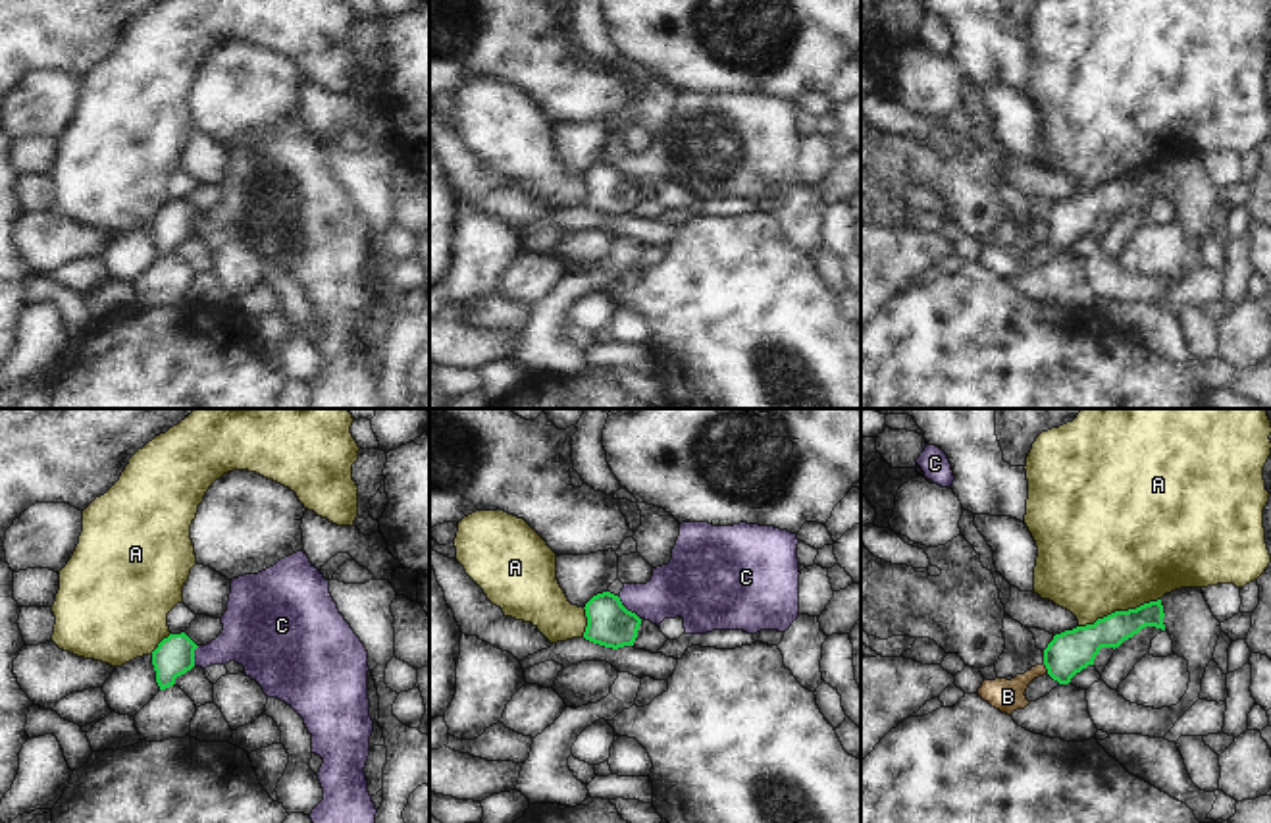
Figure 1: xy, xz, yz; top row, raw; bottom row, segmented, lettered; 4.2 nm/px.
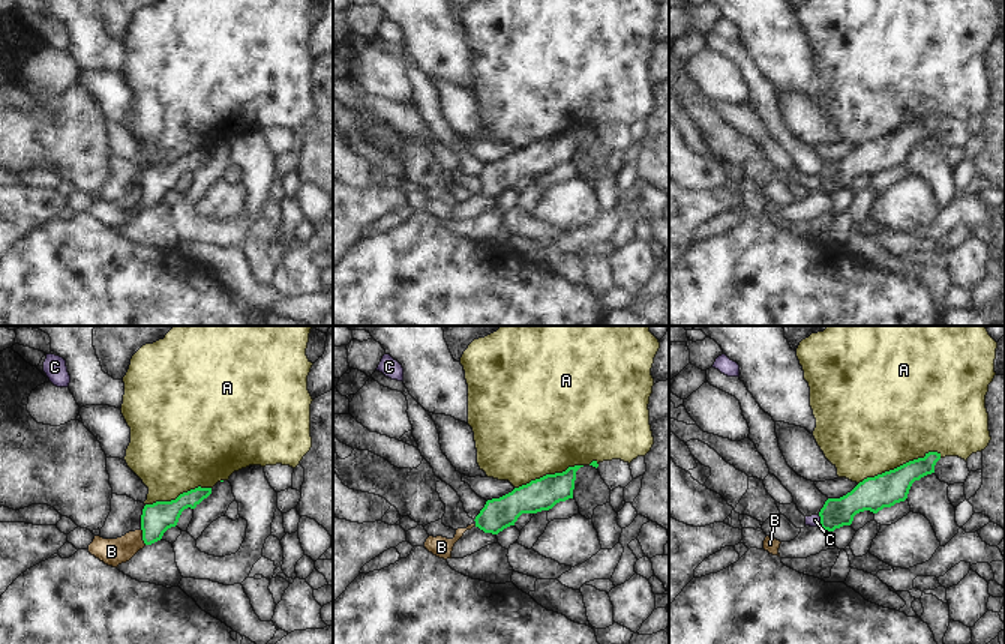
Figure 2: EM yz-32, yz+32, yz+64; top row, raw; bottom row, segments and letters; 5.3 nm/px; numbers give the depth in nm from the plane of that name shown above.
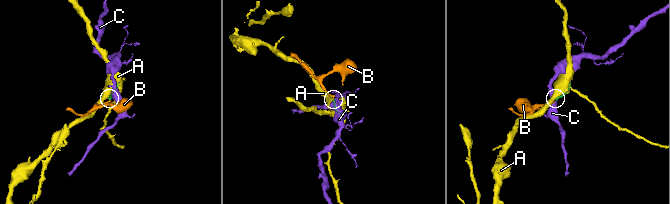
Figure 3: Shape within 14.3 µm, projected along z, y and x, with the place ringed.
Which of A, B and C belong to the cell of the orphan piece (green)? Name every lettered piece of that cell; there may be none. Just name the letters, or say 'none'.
B

